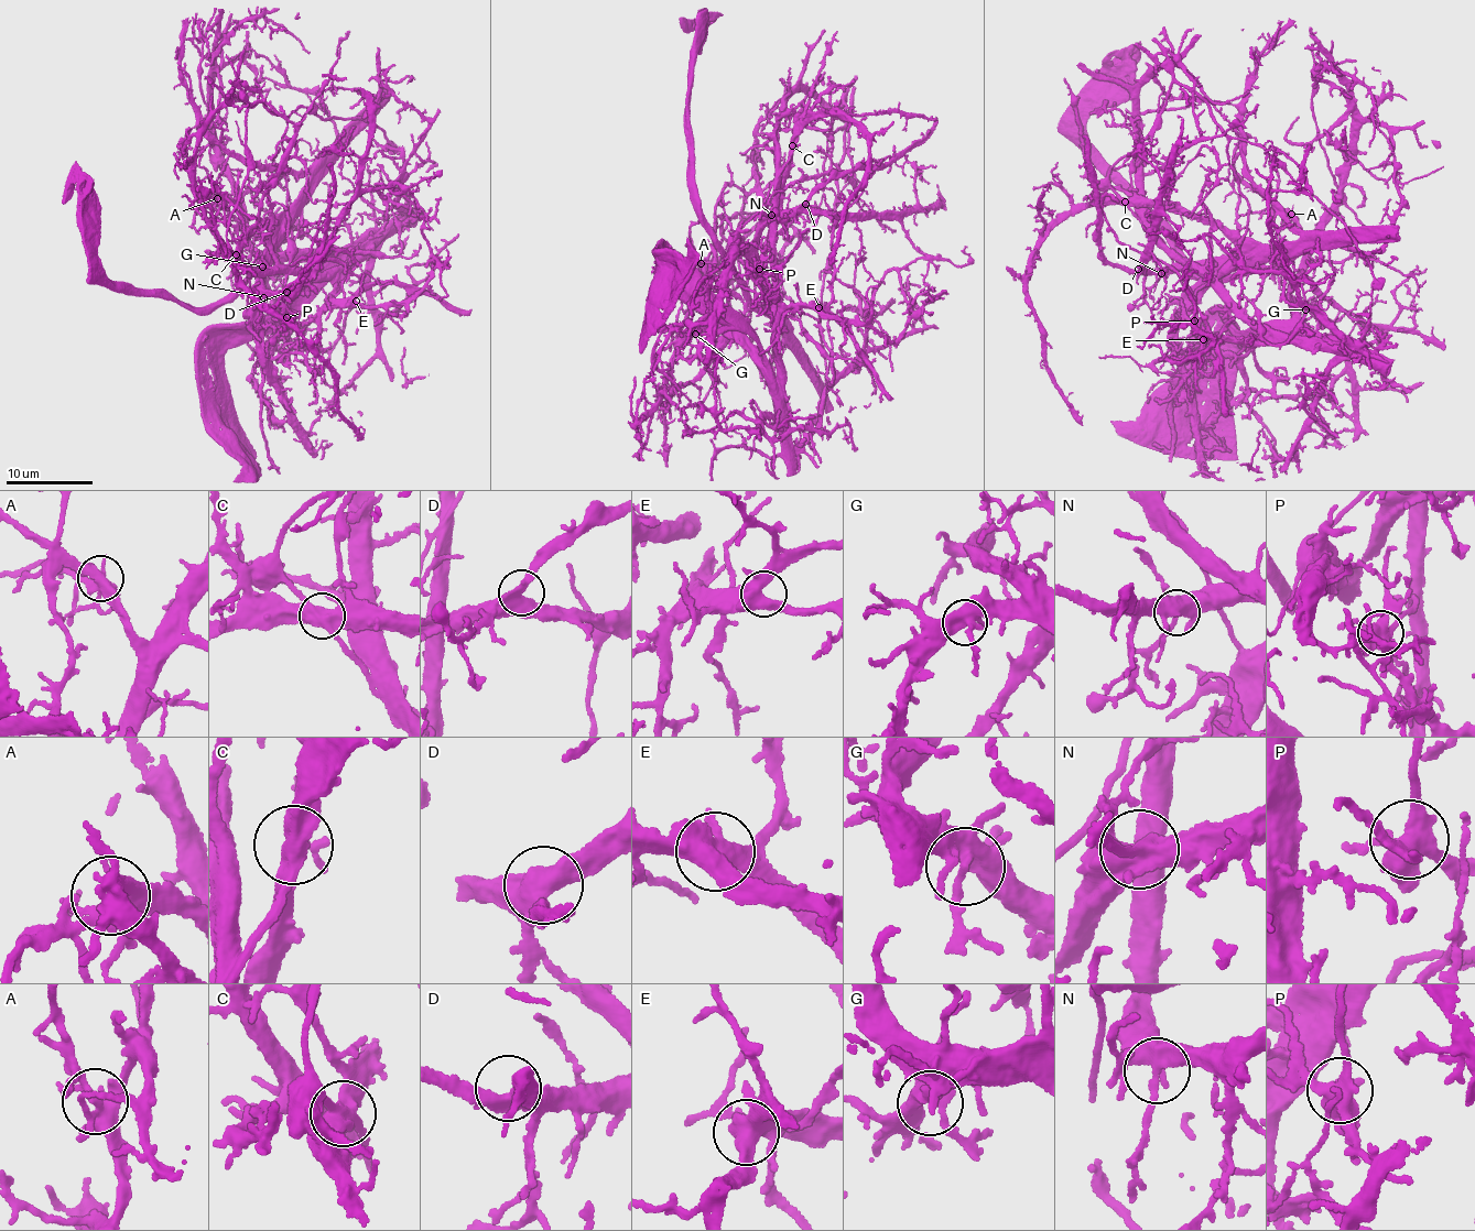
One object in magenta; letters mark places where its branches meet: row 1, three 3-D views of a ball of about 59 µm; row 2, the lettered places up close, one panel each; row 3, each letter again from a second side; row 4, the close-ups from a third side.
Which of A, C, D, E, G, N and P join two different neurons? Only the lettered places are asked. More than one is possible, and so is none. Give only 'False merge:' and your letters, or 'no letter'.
False merge: C, P

